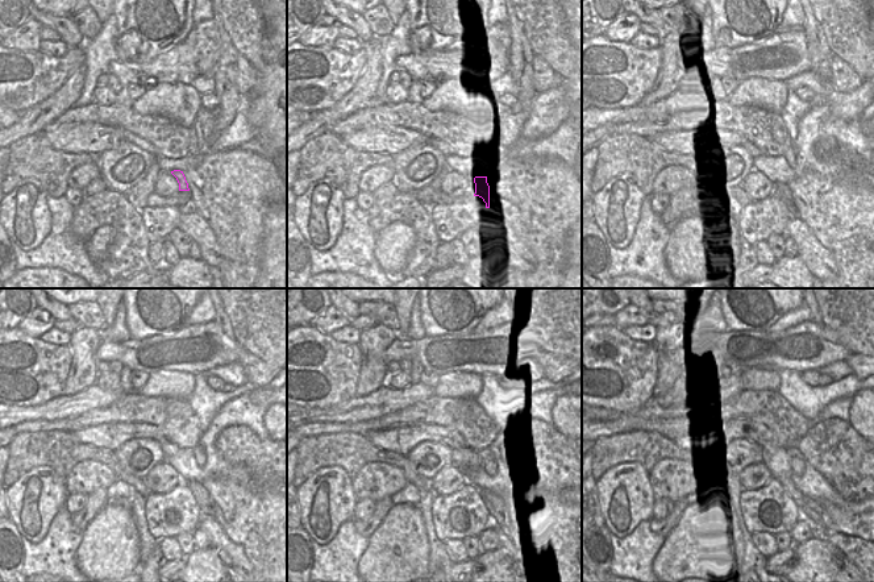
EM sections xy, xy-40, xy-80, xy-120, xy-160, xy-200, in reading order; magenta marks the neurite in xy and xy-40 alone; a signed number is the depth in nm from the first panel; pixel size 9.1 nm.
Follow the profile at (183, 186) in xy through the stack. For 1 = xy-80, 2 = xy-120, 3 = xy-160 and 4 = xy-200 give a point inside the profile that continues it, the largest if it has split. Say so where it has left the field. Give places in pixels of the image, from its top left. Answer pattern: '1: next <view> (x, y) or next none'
1: next xy-80 (782, 190)
2: next xy-120 (198, 490)
3: next xy-160 (502, 503)
4: next xy-200 (812, 511)

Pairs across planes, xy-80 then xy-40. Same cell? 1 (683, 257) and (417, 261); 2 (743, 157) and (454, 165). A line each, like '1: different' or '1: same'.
1: different
2: different

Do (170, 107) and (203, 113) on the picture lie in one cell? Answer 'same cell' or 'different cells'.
different cells

